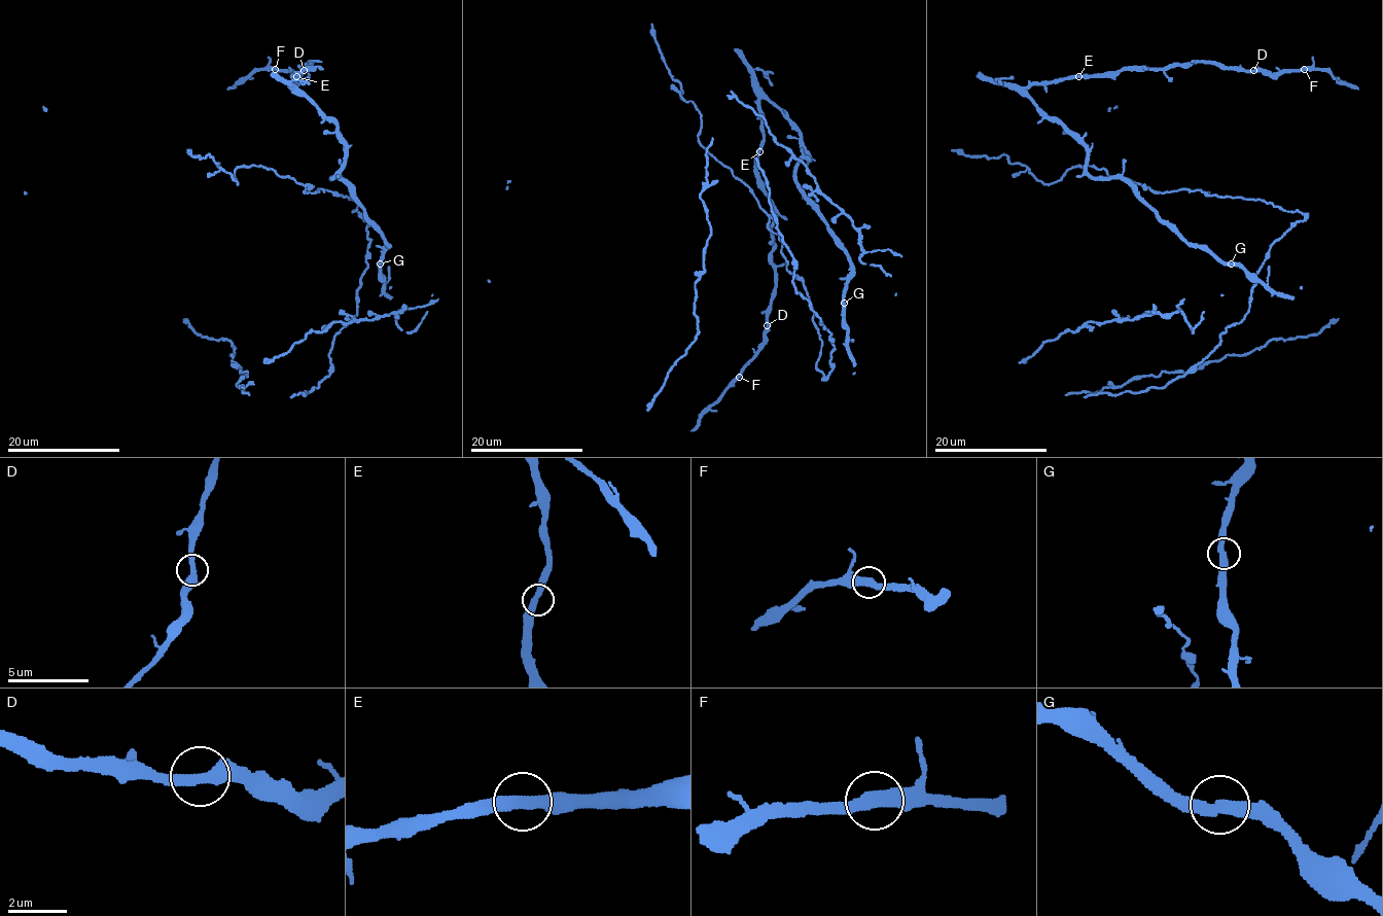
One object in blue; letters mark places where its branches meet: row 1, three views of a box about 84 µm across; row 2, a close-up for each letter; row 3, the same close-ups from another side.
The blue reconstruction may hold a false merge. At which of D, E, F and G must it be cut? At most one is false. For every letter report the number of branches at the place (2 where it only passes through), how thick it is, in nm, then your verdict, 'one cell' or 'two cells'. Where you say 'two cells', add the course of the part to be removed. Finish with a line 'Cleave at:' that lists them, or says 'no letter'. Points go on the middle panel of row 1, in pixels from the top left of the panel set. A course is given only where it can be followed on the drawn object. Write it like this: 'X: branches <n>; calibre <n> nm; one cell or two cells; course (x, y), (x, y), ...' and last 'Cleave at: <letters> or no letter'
D: branches 2; calibre 400 nm; one cell
E: branches 2; calibre 400 nm; one cell
F: branches 2; calibre 400 nm; one cell
G: branches 2; calibre 400 nm; one cell
Cleave at: no letter

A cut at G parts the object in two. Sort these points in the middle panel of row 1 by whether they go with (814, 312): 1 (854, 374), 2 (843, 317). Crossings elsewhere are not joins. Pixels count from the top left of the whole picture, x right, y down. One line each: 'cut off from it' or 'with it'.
1: cut off from it
2: cut off from it

